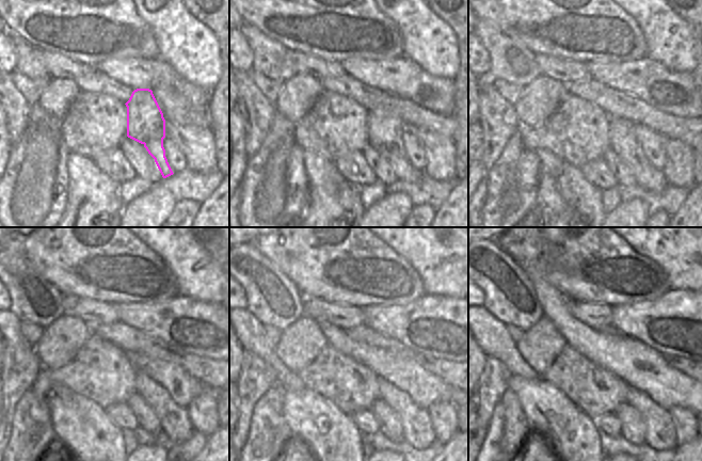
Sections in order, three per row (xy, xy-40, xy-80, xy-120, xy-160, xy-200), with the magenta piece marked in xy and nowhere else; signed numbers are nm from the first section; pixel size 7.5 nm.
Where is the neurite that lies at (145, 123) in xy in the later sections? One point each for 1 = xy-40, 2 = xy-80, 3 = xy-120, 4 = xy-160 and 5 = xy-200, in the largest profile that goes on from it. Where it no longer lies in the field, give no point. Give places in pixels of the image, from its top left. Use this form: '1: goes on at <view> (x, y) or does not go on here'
1: goes on at xy-40 (385, 128)
2: goes on at xy-80 (622, 138)
3: goes on at xy-120 (175, 423)
4: goes on at xy-160 (417, 431)
5: goes on at xy-200 (659, 430)

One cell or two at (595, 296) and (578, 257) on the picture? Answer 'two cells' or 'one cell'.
one cell

